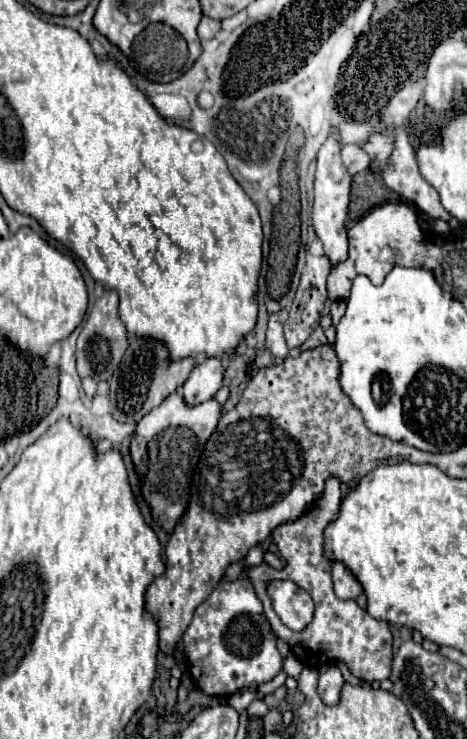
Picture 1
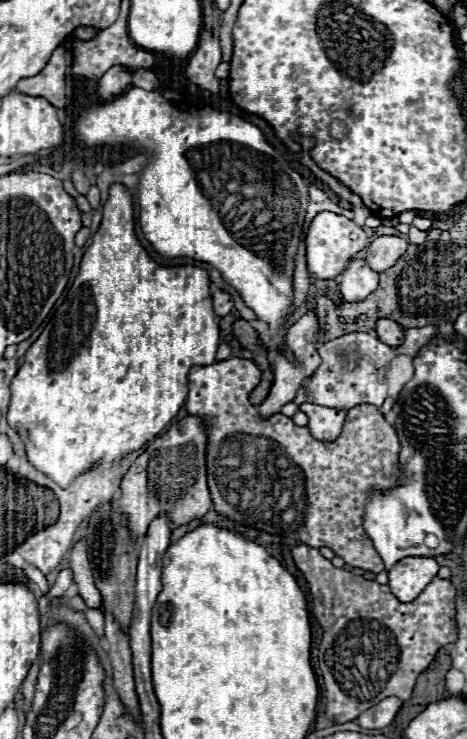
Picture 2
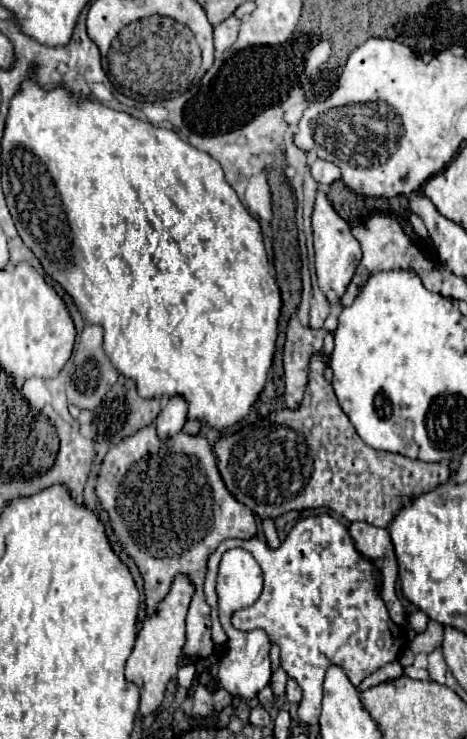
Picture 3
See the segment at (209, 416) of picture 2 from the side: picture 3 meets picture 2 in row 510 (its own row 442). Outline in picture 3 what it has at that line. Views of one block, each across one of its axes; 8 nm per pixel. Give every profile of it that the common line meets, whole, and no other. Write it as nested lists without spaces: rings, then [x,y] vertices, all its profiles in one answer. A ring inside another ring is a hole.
[[[316,354],[310,364],[310,380],[306,388],[304,402],[298,410],[280,410],[256,424],[242,428],[232,436],[224,436],[216,442],[214,450],[218,456],[218,470],[226,482],[226,488],[246,504],[260,518],[278,518],[290,510],[320,508],[326,506],[350,522],[366,520],[368,524],[386,528],[392,522],[392,516],[404,508],[408,496],[420,496],[432,488],[444,484],[450,478],[450,468],[442,462],[418,462],[402,454],[380,452],[366,446],[350,424],[348,416],[342,412],[334,388],[324,378],[326,360],[322,354]]]

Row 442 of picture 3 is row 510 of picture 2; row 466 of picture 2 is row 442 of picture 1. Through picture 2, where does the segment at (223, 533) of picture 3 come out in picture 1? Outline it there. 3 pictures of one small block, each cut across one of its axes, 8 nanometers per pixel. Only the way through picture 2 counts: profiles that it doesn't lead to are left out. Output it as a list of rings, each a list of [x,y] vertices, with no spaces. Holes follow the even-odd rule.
[[[176,392],[168,396],[158,408],[148,412],[136,426],[134,438],[130,442],[130,456],[134,470],[140,480],[140,492],[144,502],[150,506],[152,518],[166,532],[172,534],[180,516],[188,510],[188,488],[192,472],[196,470],[200,450],[218,426],[220,404],[212,398],[198,406],[188,406],[184,398]]]

